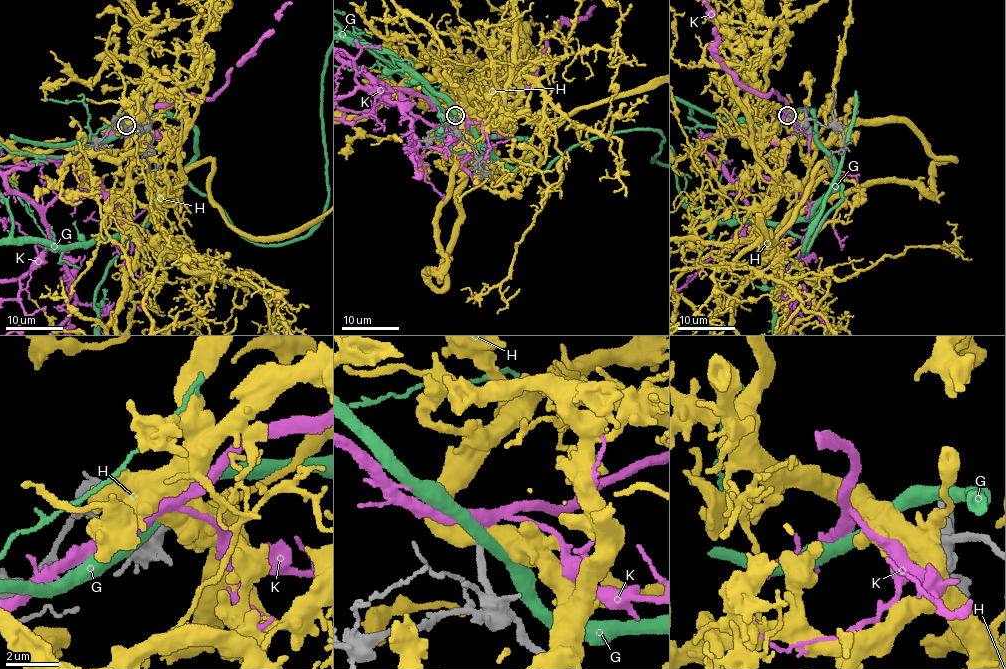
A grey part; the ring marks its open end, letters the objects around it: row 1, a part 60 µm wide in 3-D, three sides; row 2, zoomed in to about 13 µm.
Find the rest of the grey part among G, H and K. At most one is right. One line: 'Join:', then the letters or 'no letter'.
Join: K

